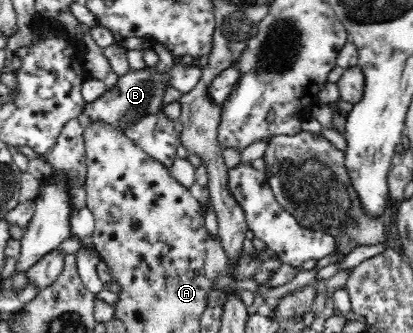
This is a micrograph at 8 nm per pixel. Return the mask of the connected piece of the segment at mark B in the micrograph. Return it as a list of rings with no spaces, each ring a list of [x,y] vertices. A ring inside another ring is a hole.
[[[145,65],[145,69],[139,69],[139,71],[132,67],[129,68],[123,76],[119,77],[119,81],[111,90],[86,105],[81,119],[79,119],[79,126],[87,129],[91,125],[103,123],[124,134],[137,119],[147,117],[147,115],[157,115],[159,111],[162,111],[167,87],[173,86],[171,86],[171,76],[168,71],[159,72],[155,67],[156,65]]]

